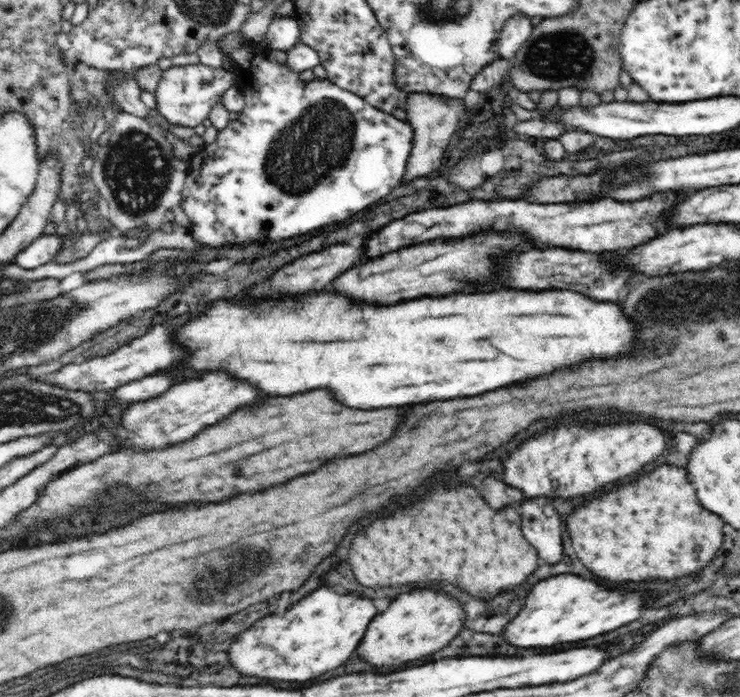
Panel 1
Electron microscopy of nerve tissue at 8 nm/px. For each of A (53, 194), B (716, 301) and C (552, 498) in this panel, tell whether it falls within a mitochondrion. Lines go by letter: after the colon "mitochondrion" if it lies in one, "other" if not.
A: other
B: mitochondrion
C: other

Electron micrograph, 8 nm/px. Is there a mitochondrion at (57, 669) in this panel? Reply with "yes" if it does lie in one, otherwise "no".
no

